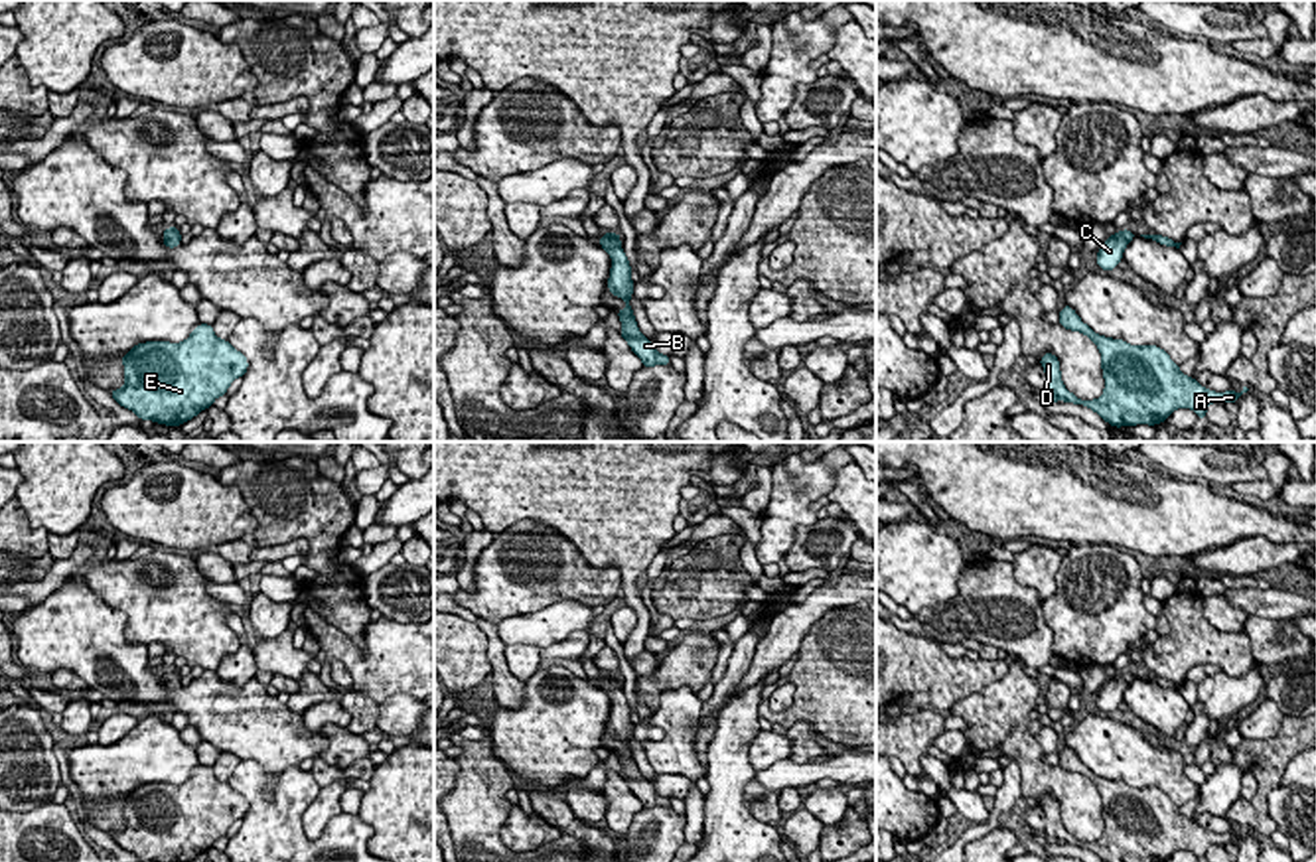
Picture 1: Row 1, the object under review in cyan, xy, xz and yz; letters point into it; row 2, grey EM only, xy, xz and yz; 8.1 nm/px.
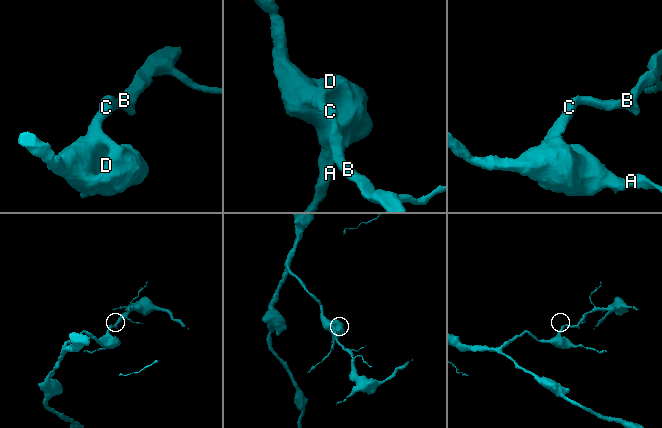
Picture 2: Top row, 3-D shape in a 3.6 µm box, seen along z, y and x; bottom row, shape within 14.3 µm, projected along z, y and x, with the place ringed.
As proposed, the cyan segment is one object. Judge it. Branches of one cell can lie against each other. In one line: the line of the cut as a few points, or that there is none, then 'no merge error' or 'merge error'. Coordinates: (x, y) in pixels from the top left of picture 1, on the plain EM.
no cut; no merge error

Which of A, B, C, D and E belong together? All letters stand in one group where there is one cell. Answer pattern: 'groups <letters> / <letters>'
groups A B C D E

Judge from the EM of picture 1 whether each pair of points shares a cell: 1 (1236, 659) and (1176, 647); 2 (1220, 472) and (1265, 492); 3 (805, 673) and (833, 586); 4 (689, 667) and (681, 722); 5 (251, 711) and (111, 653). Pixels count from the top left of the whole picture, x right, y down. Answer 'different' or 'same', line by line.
1: same
2: different
3: different
4: different
5: same

